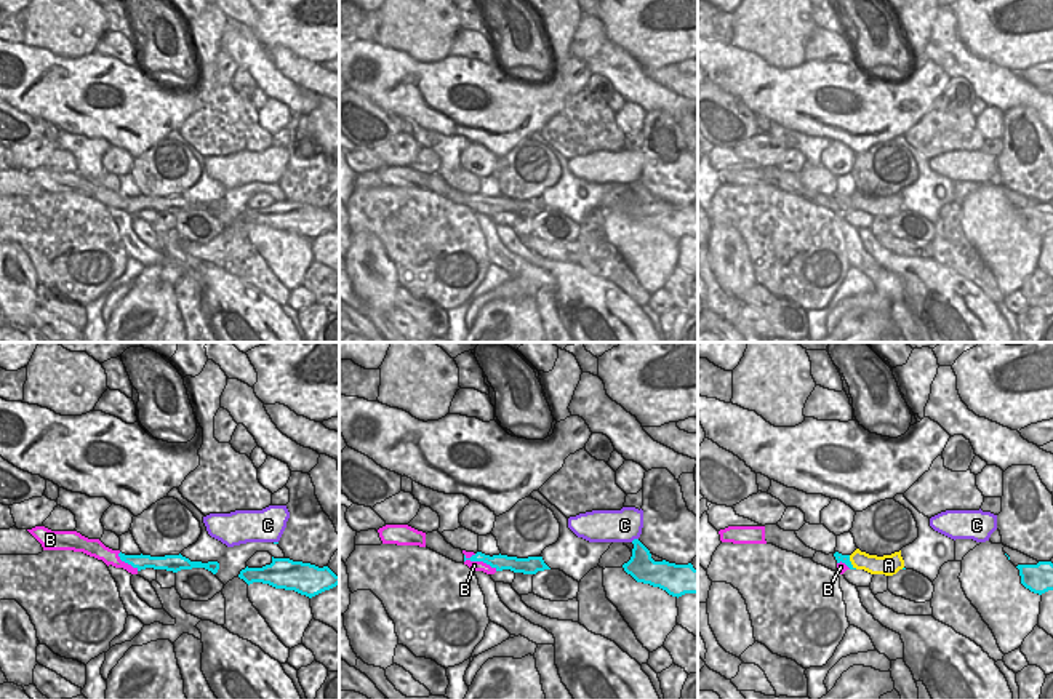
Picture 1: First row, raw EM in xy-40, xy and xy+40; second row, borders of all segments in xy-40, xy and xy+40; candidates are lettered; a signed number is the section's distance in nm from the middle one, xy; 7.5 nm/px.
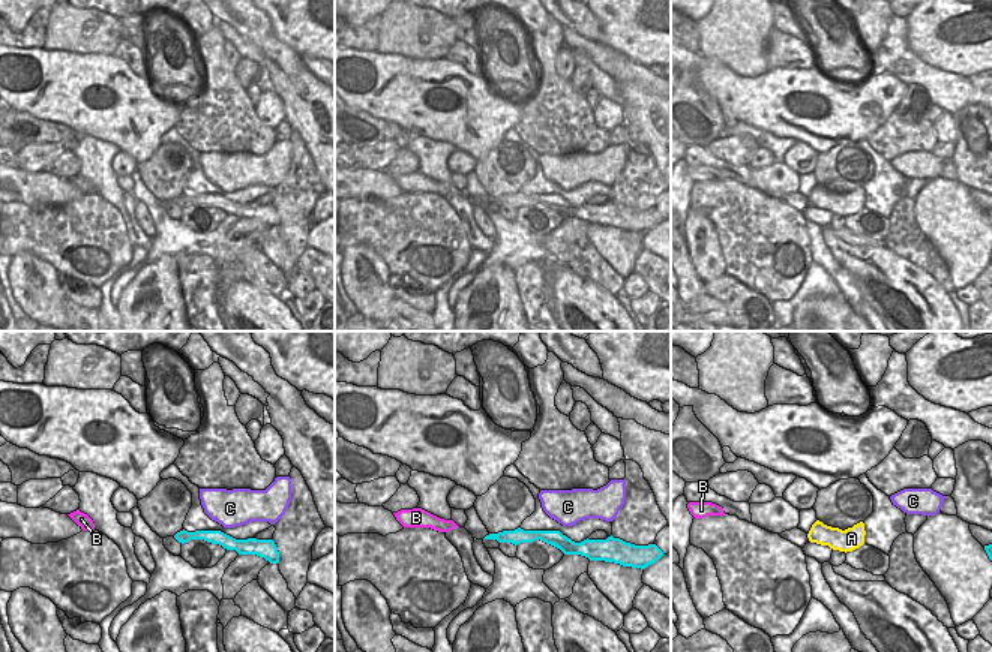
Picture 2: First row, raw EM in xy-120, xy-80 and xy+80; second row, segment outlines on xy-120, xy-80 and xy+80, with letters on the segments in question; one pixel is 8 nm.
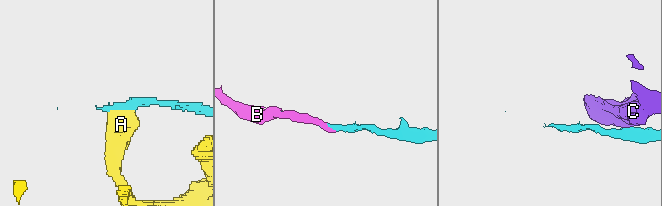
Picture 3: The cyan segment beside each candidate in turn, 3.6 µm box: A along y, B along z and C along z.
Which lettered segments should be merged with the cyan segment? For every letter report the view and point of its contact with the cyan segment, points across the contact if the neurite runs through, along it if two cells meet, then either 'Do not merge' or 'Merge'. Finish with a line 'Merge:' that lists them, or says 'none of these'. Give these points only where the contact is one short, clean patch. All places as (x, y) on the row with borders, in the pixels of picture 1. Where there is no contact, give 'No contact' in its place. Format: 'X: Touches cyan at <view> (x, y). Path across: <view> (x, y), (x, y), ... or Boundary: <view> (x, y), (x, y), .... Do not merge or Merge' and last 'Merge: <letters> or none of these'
A: Touches cyan at xy+40 (850, 562). Boundary: xy+40 (848, 555), (848, 560), (856, 568). Do not merge
B: Touches cyan at xy (480, 560). Boundary: xy (464, 554), (471, 560), (482, 560), (496, 570). Do not merge
C: Touches cyan at xy (634, 539). Boundary: xy (637, 538), (631, 541). Do not merge
Merge: none of these.

